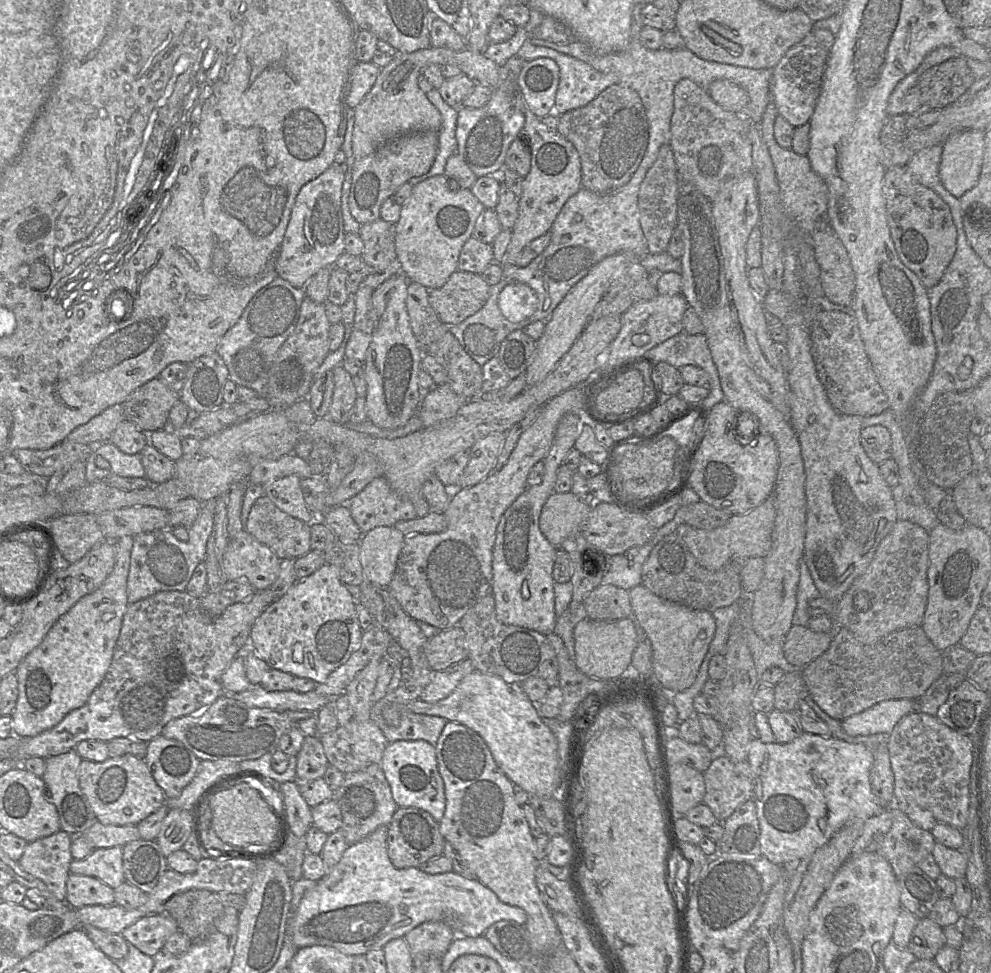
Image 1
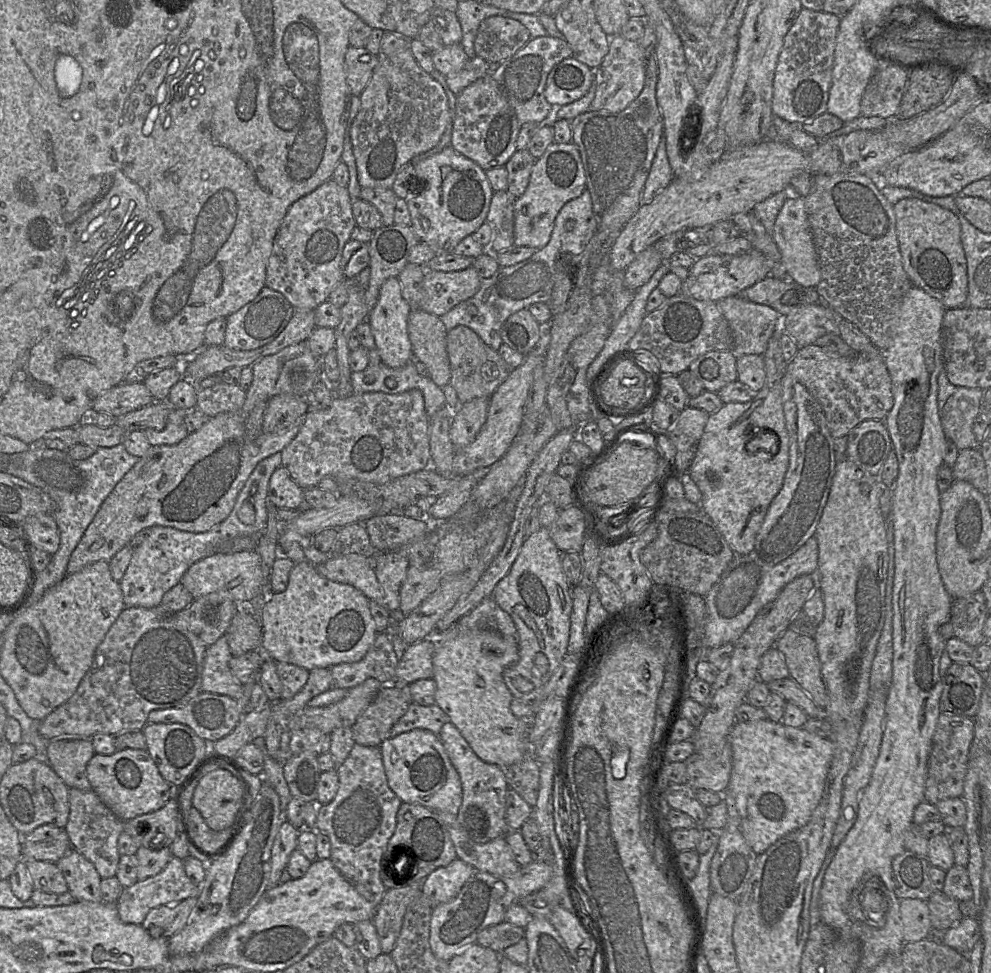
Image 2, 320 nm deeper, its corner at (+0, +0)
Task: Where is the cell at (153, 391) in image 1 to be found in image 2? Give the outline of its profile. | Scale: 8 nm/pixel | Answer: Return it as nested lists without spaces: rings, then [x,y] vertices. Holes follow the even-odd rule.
[[[123,382],[103,392],[94,400],[92,415],[106,412],[117,418],[153,402],[154,398],[143,382]]]

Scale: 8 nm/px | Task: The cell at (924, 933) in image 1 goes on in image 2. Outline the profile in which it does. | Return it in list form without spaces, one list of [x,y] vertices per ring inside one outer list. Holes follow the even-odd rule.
[[[933,892],[927,900],[932,928],[948,930],[963,918],[959,902],[944,892]]]

